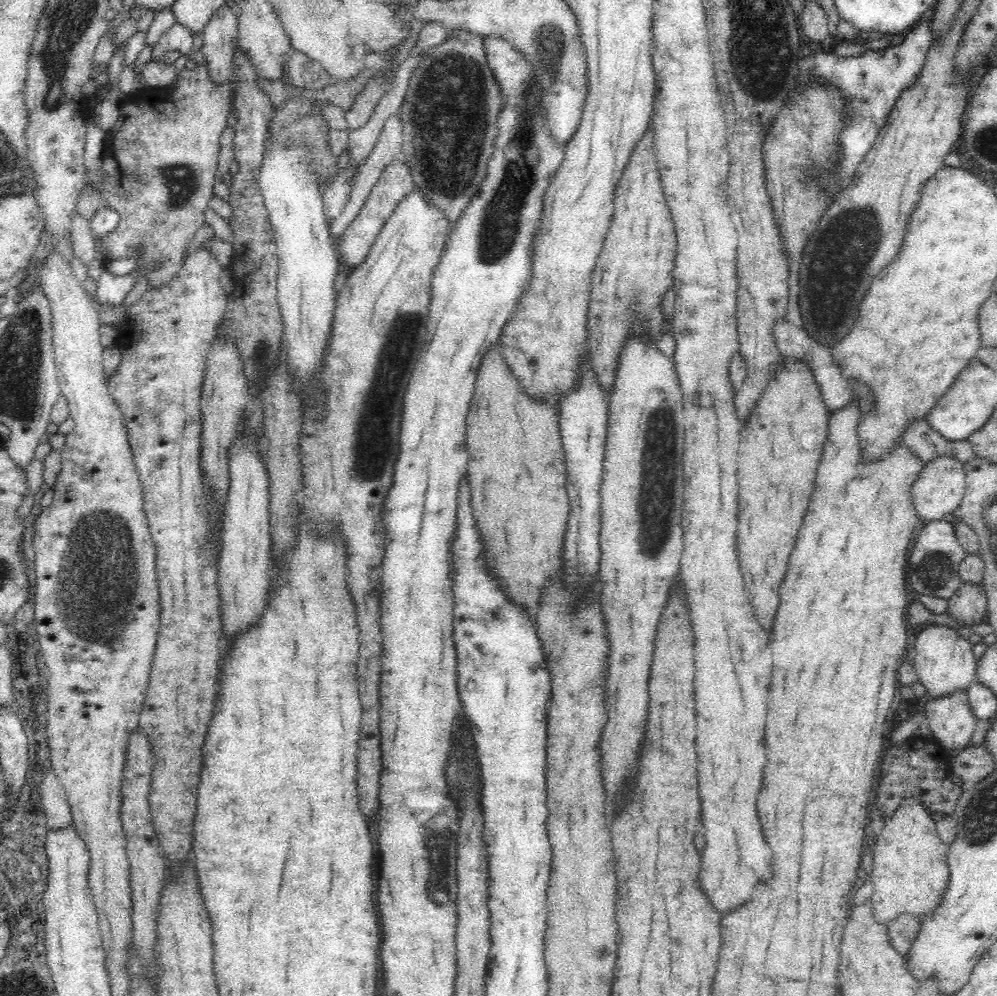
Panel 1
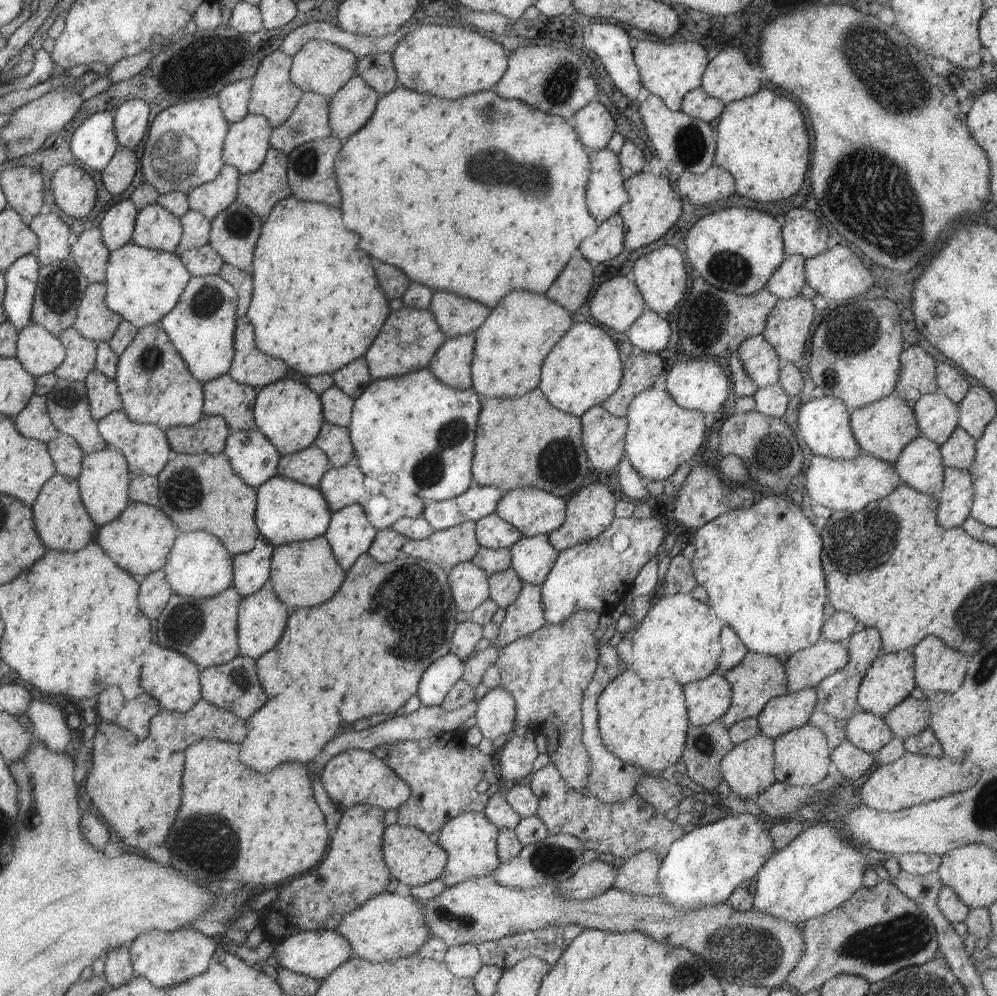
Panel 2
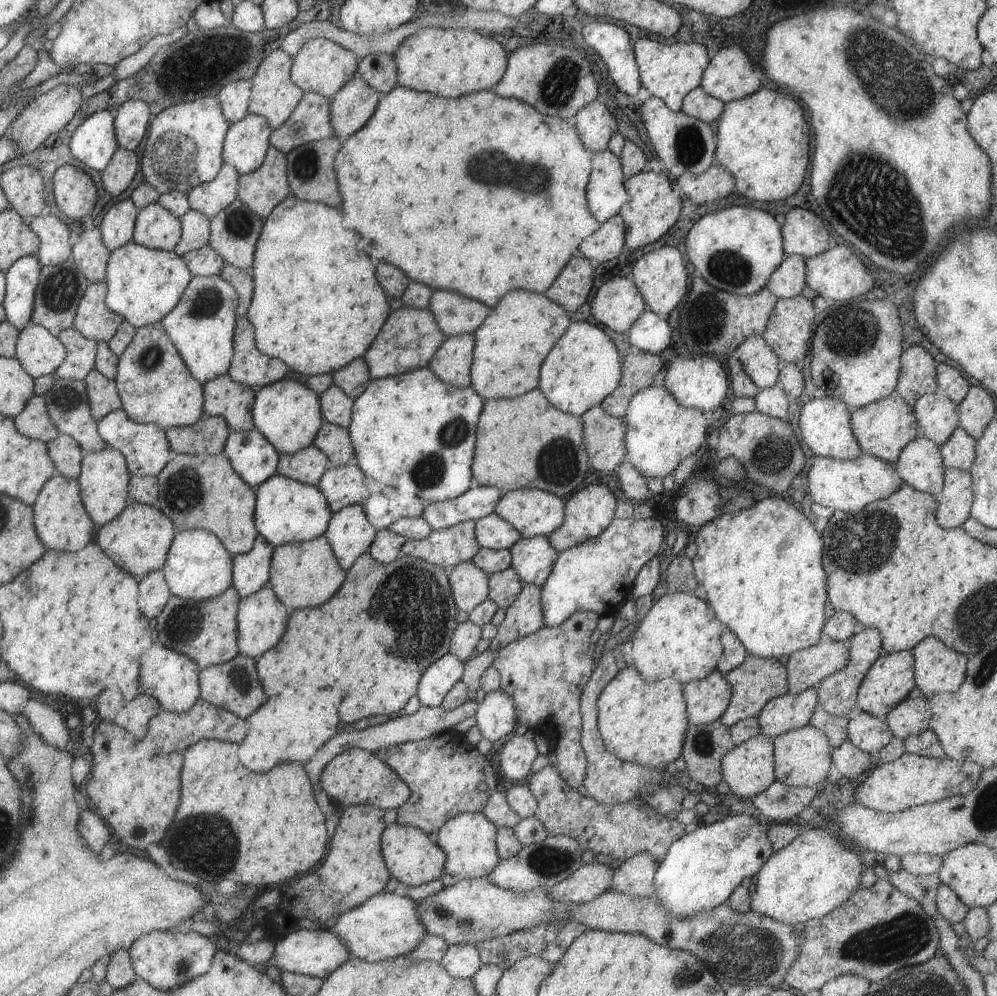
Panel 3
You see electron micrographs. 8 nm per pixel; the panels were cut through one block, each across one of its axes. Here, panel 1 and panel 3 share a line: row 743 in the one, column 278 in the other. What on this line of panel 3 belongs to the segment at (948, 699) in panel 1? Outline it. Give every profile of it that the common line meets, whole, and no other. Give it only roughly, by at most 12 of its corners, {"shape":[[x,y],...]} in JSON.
{"shape":[[295,930],[274,942],[278,971],[325,980],[349,957],[330,930]]}

